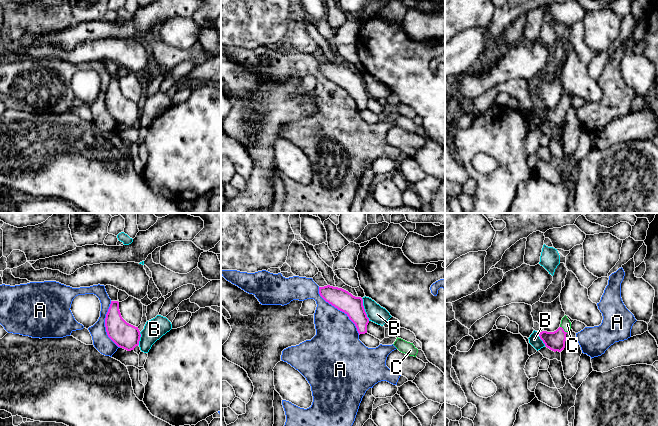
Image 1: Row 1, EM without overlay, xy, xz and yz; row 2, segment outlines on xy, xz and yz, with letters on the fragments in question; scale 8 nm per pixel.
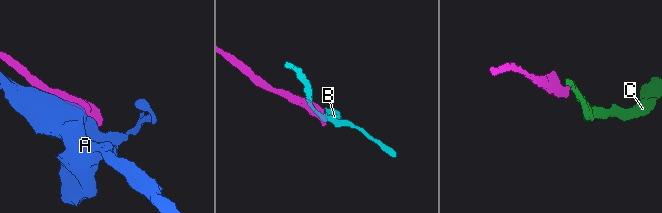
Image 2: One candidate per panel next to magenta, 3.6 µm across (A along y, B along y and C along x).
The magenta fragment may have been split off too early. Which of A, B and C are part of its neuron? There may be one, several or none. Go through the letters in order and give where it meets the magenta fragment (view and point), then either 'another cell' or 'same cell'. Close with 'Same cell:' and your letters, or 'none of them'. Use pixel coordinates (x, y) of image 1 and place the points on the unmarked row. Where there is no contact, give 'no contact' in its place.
A: contact xz (339, 85); another cell
B: contact xz (364, 85); another cell
C: contact yz (563, 105); same cell
Same cell: C

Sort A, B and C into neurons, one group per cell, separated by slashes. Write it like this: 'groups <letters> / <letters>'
groups A / B / C

